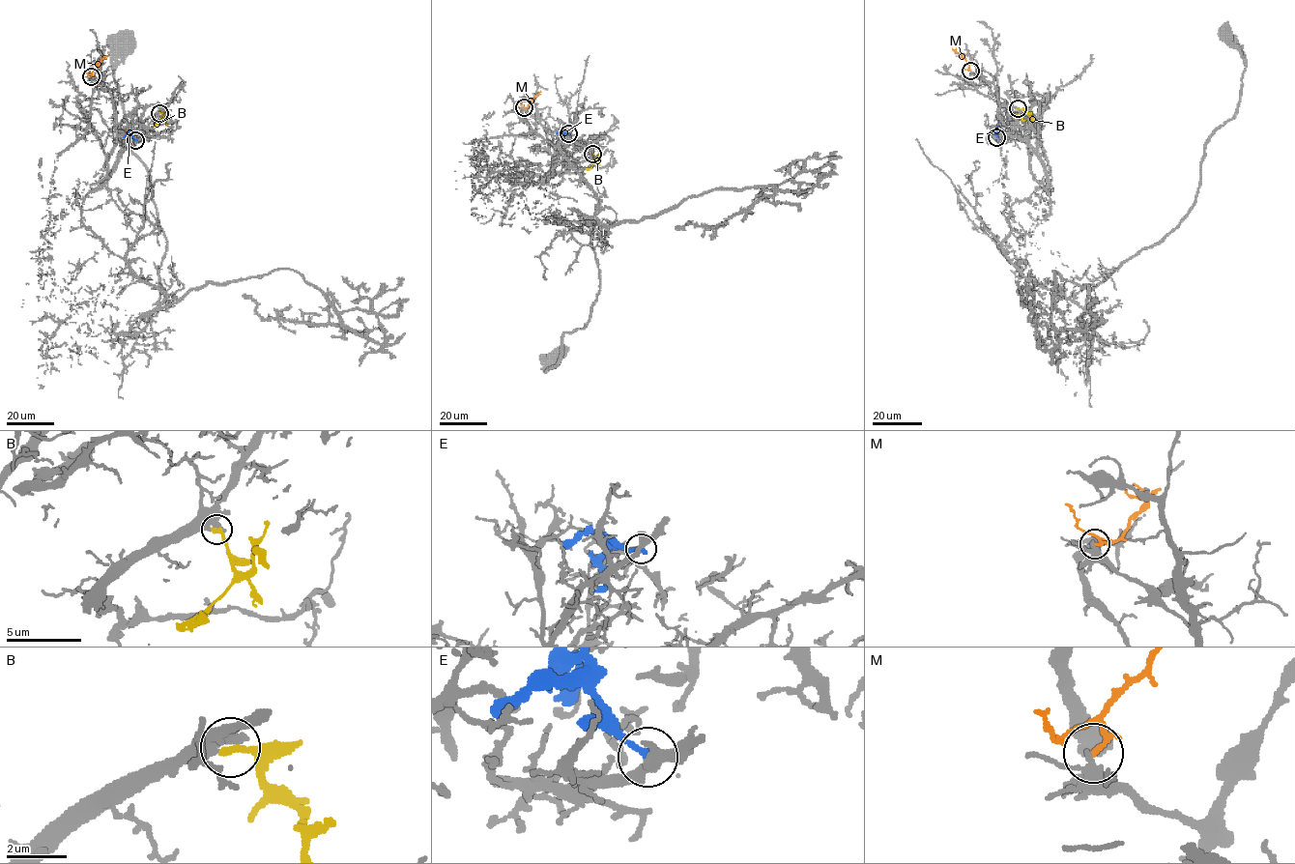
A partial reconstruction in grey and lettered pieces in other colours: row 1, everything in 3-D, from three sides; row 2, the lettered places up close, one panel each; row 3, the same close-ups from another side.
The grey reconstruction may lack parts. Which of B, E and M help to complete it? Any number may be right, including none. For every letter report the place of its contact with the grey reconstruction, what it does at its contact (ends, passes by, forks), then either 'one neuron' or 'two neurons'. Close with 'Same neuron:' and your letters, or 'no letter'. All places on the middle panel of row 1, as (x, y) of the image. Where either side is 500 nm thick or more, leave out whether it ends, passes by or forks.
B: contact (592, 154); it ends; two neurons
E: contact (568, 133); it ends; two neurons
M: contact (524, 107); it ends; two neurons
Same neuron: no letter

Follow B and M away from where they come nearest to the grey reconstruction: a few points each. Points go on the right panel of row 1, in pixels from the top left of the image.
B: (1018, 108), (1022, 108), (1033, 122)
M: (969, 71), (968, 63), (952, 48)

